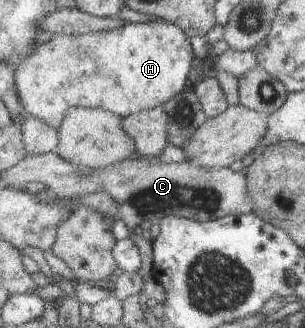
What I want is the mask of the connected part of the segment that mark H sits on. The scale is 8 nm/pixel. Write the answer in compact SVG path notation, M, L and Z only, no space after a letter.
M164 19L157 23L132 22L123 29L101 34L86 34L82 37L56 35L39 47L38 51L33 52L23 64L18 65L17 84L28 114L43 119L54 128L60 128L70 108L80 105L104 107L114 111L116 115L130 117L140 111L164 106L178 94L191 88L190 73L196 59L194 44L195 40L184 29Z

